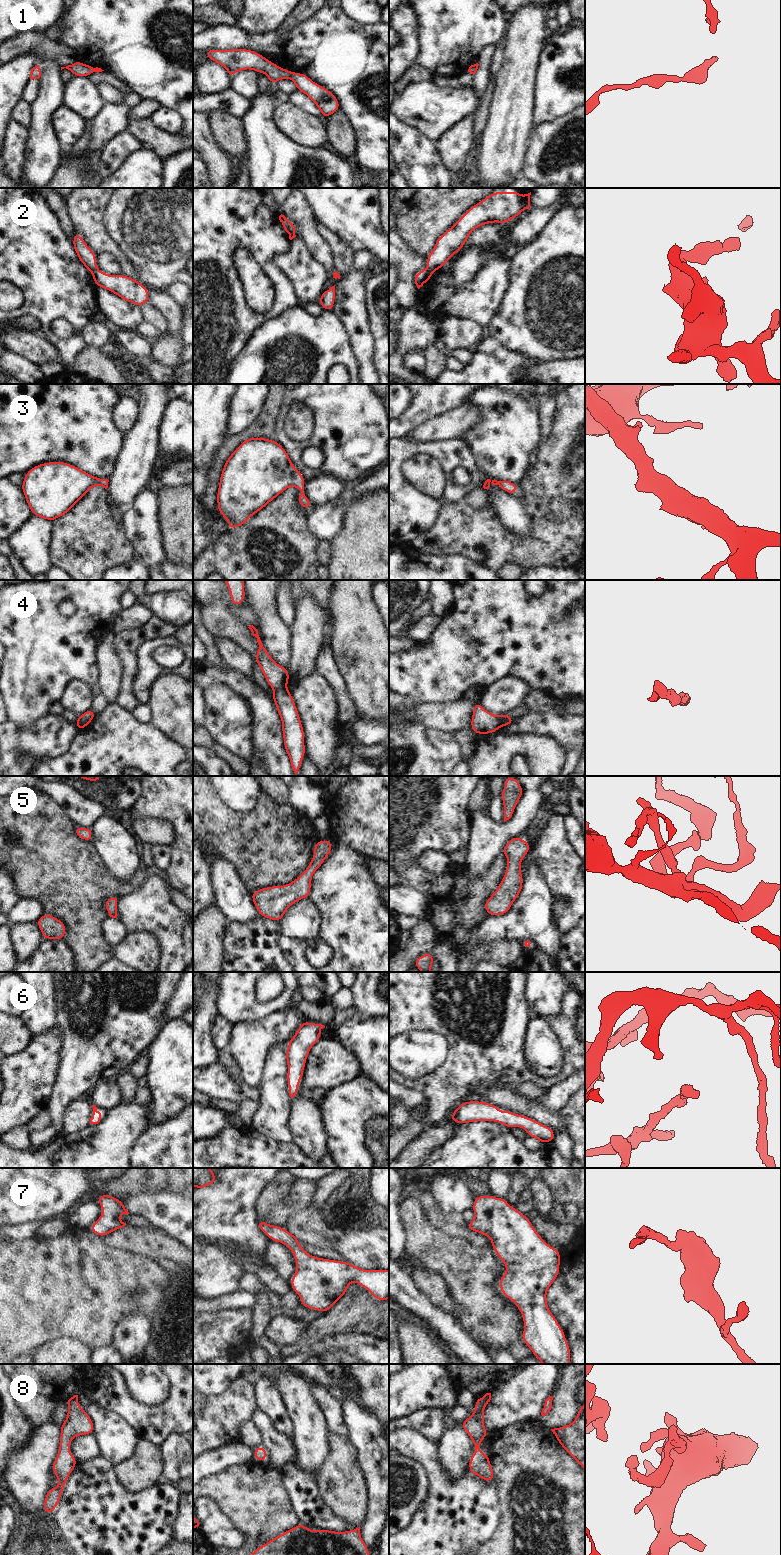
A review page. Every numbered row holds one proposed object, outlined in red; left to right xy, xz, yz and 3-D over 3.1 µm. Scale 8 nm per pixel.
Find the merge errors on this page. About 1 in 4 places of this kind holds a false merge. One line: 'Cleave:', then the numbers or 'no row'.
Cleave: 2, 4

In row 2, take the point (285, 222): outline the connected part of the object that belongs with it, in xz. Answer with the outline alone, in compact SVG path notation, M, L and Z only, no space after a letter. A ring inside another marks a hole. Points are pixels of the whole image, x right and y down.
M280 215L279 216L279 220L281 222L281 224L290 232L292 232L293 234L296 234L296 227L295 225L289 220L287 219L284 215Z

